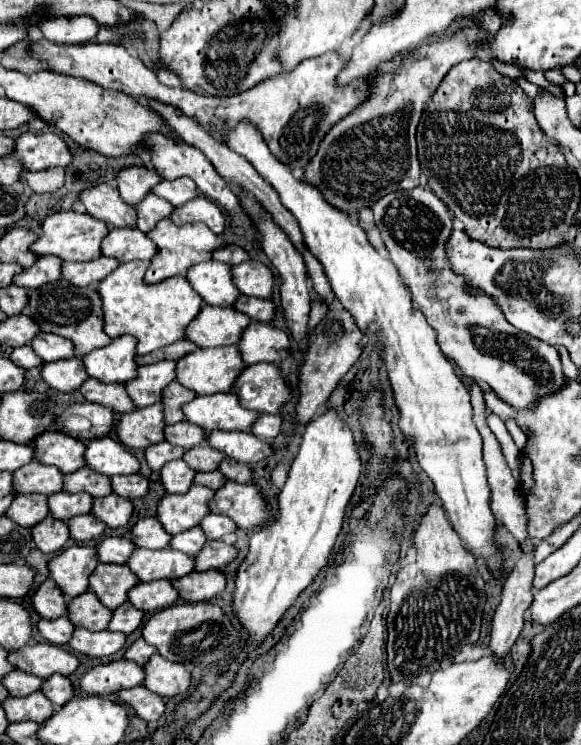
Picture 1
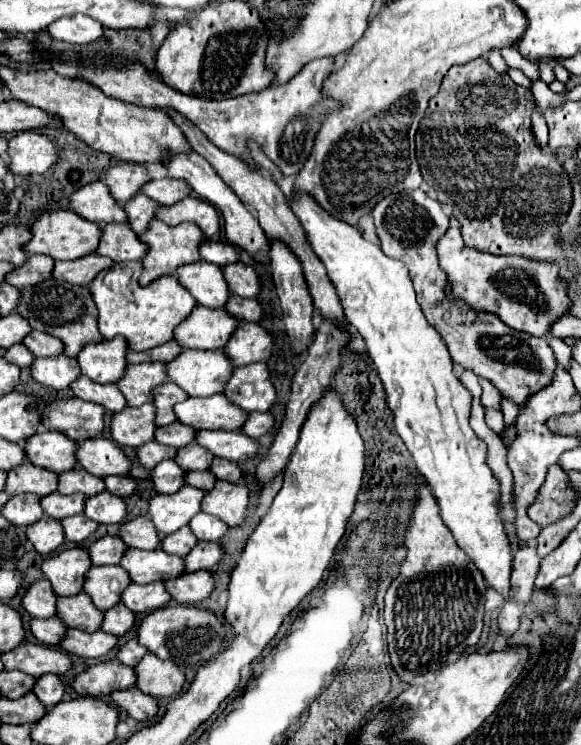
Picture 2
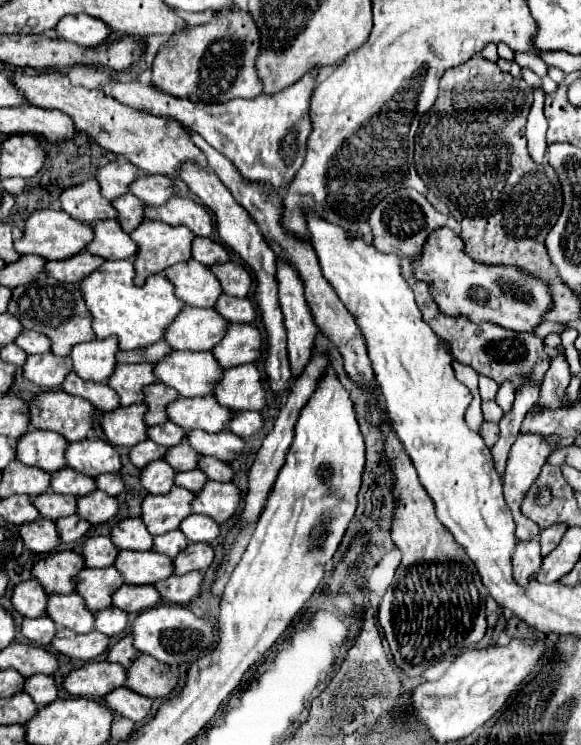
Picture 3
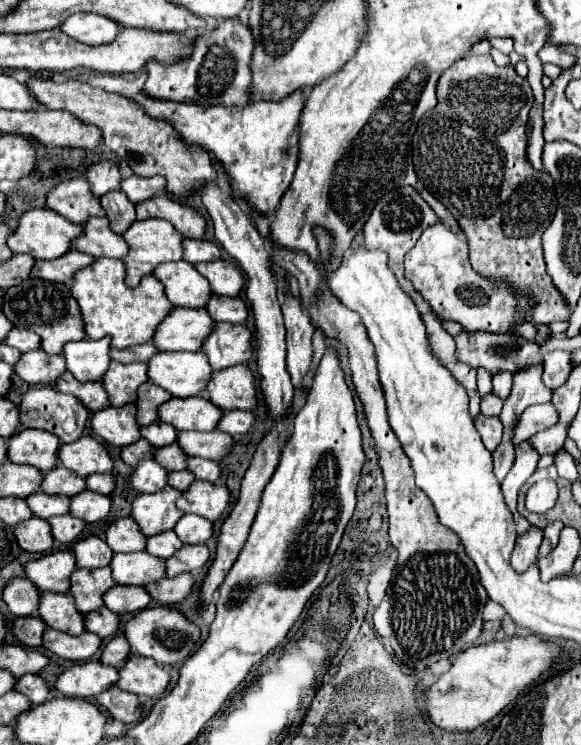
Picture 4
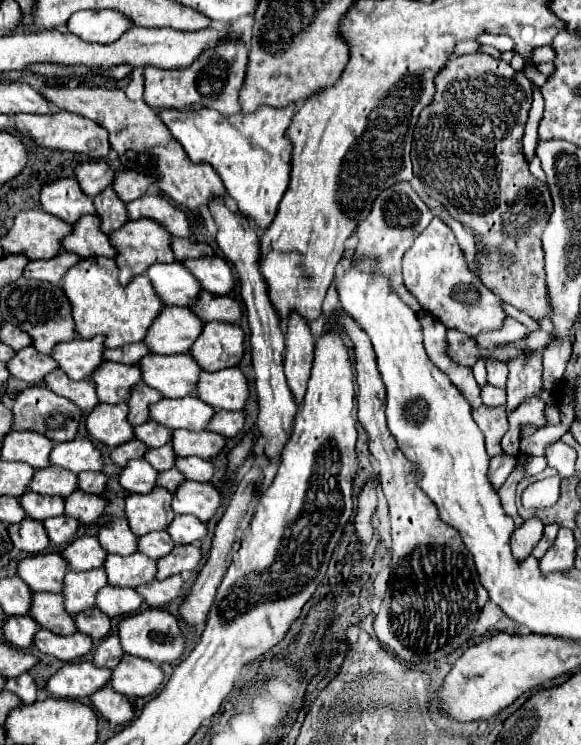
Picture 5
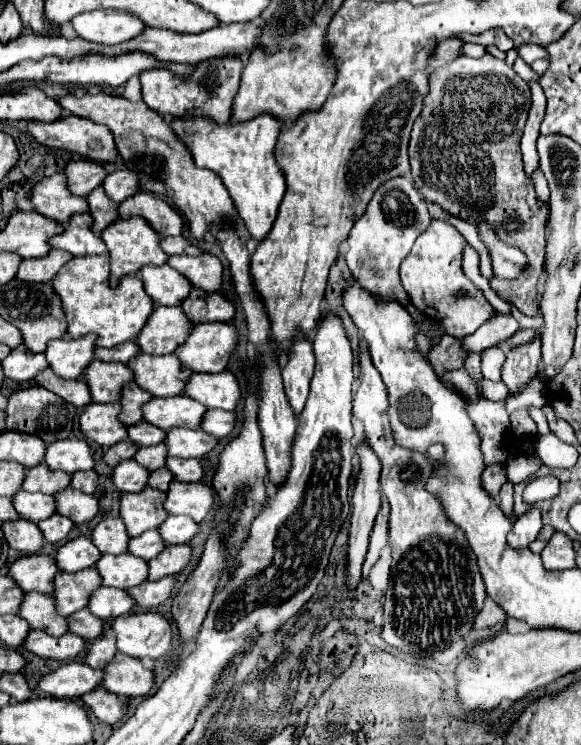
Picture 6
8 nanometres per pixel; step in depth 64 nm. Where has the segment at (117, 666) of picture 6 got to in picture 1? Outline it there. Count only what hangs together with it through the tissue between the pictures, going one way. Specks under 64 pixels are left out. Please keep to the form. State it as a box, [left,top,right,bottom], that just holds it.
[144,654,190,698]

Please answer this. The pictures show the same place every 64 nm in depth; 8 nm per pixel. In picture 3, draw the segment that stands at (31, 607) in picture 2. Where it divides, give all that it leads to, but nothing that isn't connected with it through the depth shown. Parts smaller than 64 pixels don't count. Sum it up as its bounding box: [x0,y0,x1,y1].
[10,578,46,618]

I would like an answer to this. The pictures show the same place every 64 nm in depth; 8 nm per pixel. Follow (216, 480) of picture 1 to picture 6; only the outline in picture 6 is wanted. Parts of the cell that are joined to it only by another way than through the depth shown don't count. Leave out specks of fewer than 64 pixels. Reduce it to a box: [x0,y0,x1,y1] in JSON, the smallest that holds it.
[148,468,172,492]

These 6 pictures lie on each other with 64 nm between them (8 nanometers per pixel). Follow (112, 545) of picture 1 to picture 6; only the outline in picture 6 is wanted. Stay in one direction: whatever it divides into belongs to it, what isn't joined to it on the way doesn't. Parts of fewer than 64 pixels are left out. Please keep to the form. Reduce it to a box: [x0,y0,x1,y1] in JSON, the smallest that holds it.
[54,536,100,572]

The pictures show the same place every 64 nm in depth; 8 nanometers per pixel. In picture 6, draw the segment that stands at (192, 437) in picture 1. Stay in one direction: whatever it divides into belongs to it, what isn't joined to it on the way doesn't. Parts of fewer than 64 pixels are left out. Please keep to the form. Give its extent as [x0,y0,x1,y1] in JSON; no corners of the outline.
[126,420,166,446]

